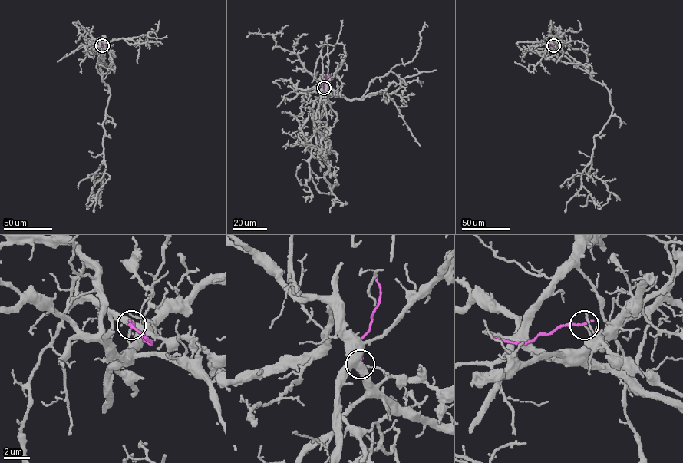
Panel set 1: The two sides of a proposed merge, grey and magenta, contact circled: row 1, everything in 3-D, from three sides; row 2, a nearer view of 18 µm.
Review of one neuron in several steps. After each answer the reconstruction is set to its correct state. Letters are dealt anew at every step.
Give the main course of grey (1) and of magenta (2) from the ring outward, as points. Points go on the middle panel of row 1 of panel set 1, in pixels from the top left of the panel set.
1: (323, 87), (314, 133), (338, 183), (326, 181), (326, 153), (311, 149), (305, 185), (301, 163)
2: (323, 87), (325, 74)

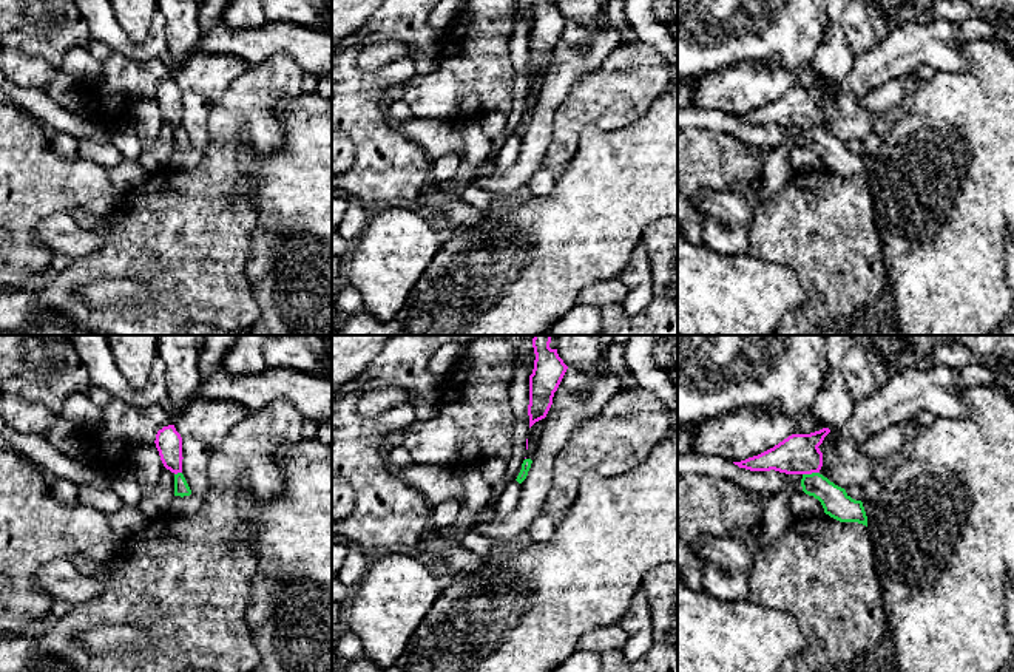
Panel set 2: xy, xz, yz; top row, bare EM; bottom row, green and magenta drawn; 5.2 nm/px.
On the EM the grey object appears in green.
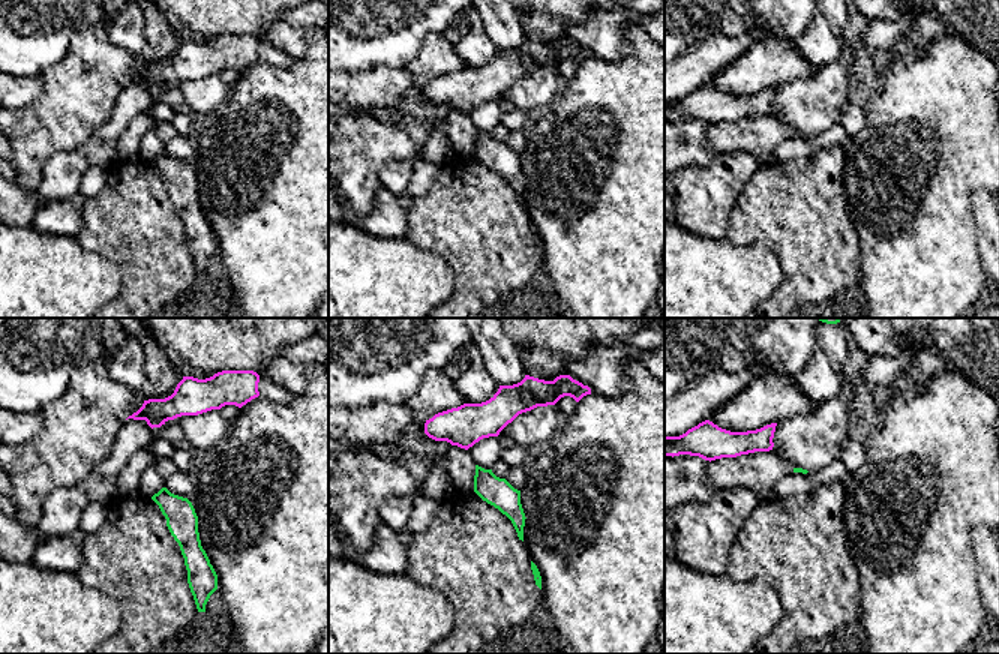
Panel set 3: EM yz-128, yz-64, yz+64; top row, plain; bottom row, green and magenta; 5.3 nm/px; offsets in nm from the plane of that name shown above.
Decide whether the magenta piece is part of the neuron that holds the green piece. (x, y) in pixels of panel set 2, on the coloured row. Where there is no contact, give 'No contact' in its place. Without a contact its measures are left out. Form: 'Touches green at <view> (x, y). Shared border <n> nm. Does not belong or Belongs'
Touches green at yz (812, 473). Shared border 90 nm. Does not belong

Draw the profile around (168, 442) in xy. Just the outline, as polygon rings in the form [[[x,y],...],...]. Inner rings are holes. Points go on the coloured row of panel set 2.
[[[174,425],[159,429],[154,443],[164,467],[174,474],[182,473],[182,437]]]

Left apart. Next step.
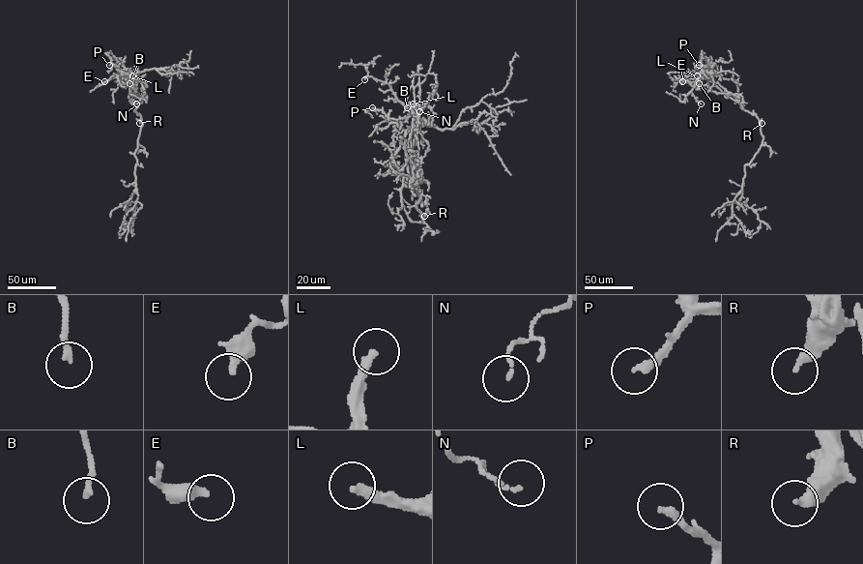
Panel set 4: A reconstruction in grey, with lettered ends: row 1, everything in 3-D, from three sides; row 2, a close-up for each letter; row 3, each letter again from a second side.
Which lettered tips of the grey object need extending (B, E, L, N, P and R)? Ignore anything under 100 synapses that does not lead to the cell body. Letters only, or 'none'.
L

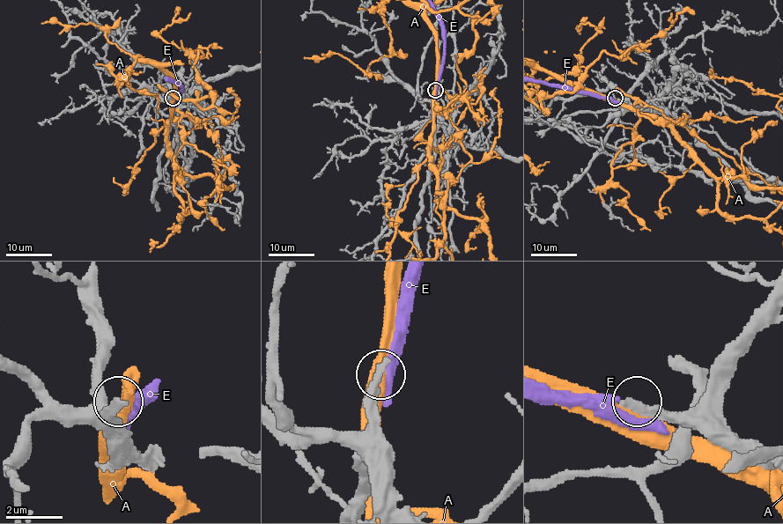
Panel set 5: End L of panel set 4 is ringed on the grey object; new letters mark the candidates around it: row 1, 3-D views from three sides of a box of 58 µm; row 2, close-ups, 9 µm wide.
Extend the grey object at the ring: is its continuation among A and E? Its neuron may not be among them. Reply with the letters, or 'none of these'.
none of these

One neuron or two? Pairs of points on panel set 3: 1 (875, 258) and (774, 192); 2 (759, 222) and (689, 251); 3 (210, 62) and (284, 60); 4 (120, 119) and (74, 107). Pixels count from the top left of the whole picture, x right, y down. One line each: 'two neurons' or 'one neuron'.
1: two neurons
2: two neurons
3: one neuron
4: two neurons

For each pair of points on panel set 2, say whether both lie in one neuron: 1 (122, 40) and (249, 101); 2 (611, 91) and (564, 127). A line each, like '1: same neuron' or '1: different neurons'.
1: different neurons
2: same neuron

